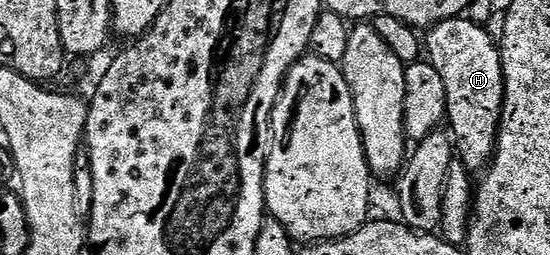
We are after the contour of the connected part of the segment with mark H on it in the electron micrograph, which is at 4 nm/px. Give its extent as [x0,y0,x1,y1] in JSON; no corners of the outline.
[425,17,505,173]

